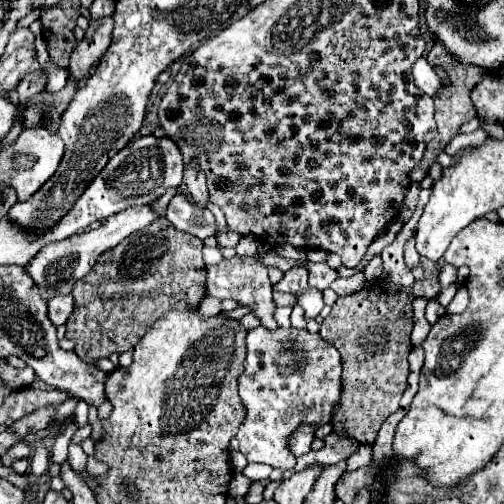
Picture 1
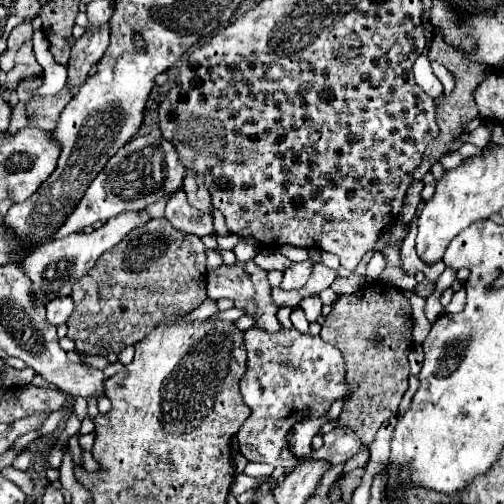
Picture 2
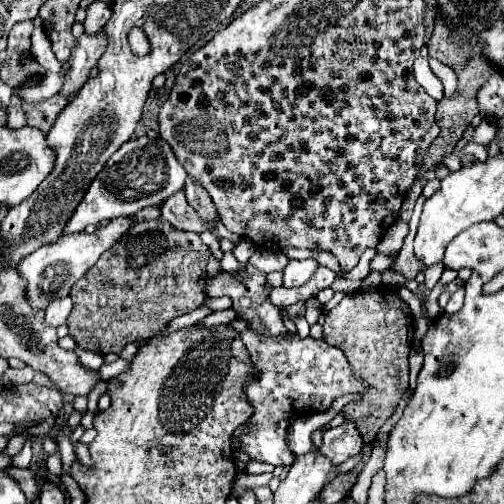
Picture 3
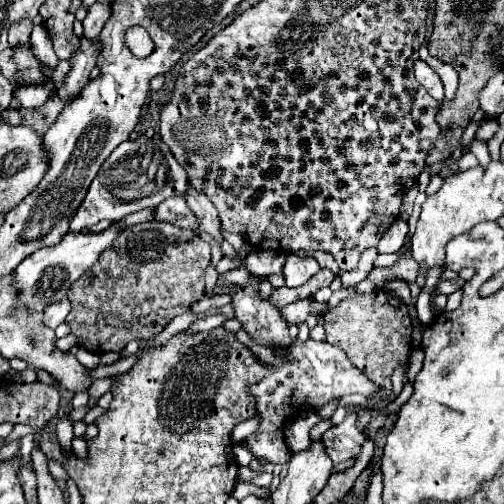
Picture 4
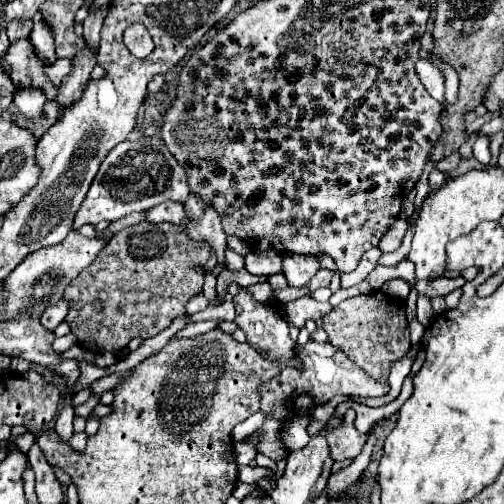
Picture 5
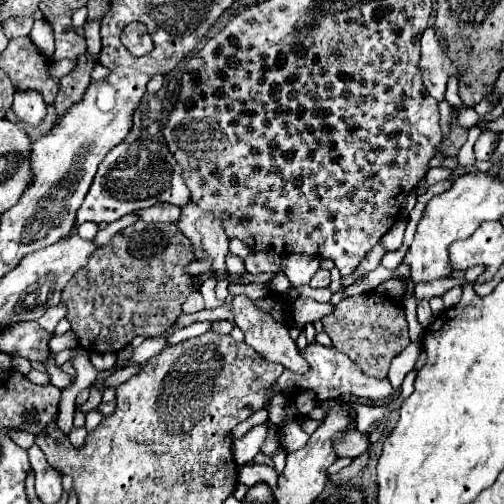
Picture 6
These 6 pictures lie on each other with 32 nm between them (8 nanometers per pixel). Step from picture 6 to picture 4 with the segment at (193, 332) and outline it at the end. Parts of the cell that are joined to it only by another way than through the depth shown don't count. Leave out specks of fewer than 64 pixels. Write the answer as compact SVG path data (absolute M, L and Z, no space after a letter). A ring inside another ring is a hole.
M214 314L214 316L208 316L208 318L200 318L200 320L196 320L186 332L202 332L202 330L212 330L212 328L216 328L216 326L220 326L220 324L224 324L228 318L224 316L224 314Z

